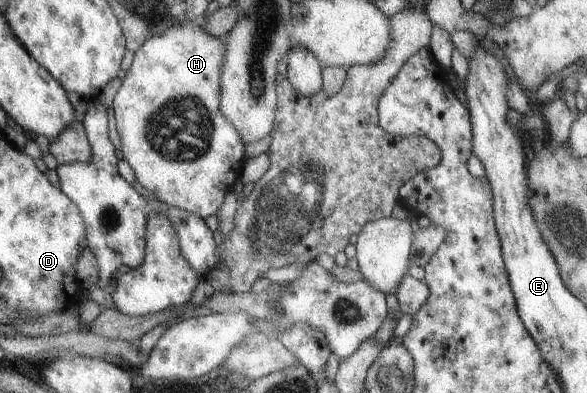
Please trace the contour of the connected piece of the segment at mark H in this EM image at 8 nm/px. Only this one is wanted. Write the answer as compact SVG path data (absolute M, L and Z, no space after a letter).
M200 21L185 22L181 27L174 27L166 29L161 35L150 37L137 52L134 53L134 58L123 79L121 87L117 90L113 102L113 111L116 119L116 131L121 140L121 151L124 159L134 170L135 177L146 191L153 194L161 202L167 205L175 205L176 208L186 209L189 213L197 214L199 217L205 219L209 215L216 215L217 211L223 205L223 197L227 195L229 189L233 190L235 181L241 175L241 167L243 167L243 157L245 157L245 145L243 140L239 137L239 133L225 115L219 109L219 77L221 77L222 65L225 55L225 36L211 35L207 30L202 28Z

